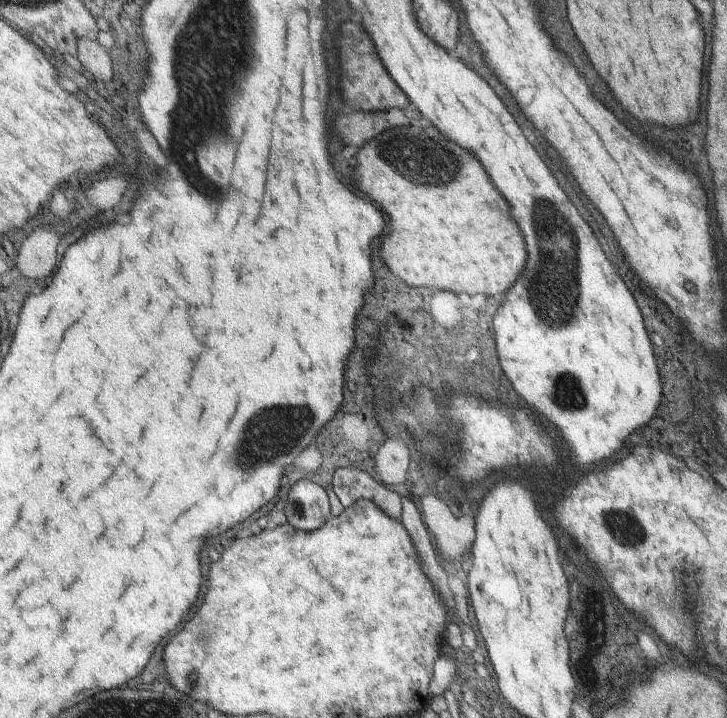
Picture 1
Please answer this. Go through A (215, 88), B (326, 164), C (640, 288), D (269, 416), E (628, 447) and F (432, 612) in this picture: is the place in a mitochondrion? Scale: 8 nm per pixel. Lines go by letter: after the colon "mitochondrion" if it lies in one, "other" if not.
A: mitochondrion
B: other
C: other
D: mitochondrion
E: other
F: other

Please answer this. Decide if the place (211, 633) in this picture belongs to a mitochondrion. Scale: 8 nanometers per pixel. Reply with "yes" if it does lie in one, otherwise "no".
yes

